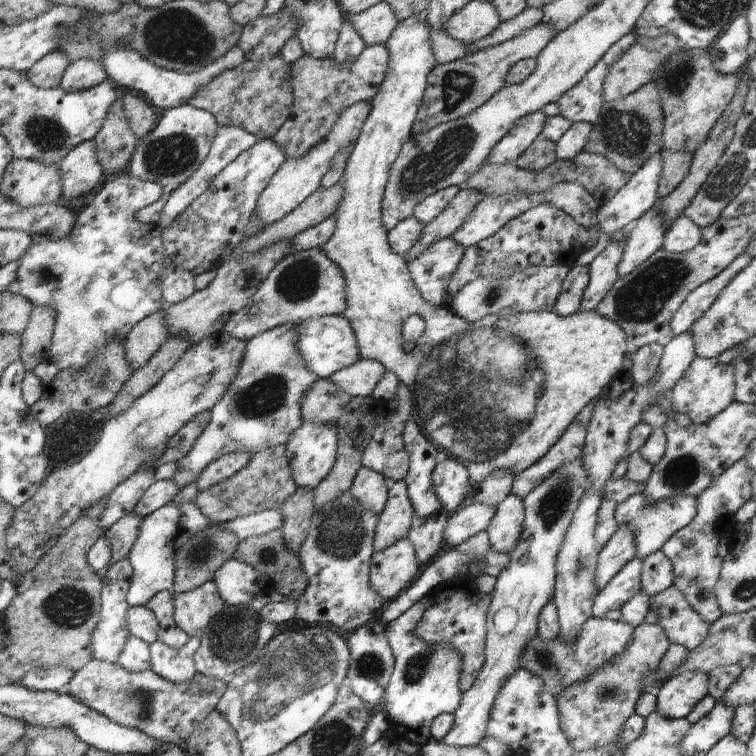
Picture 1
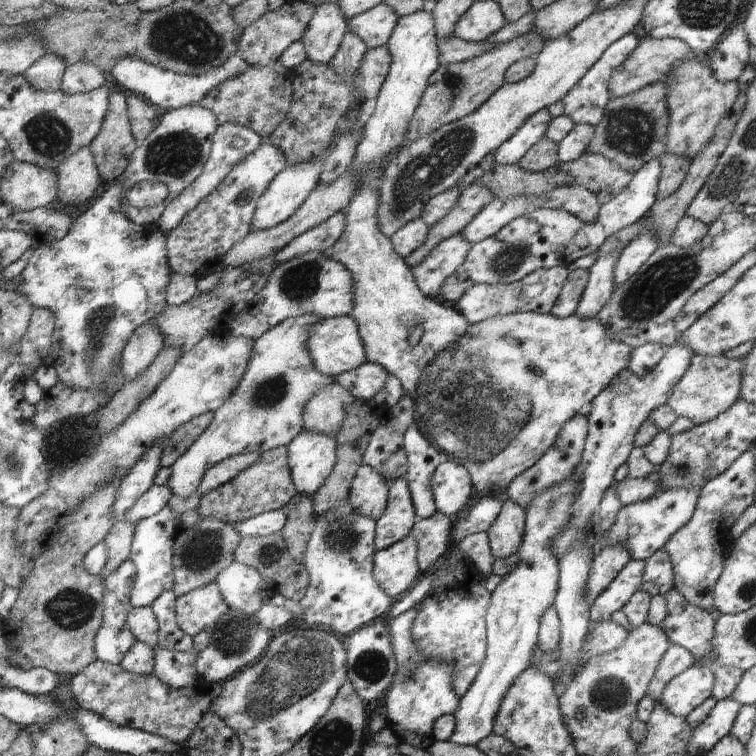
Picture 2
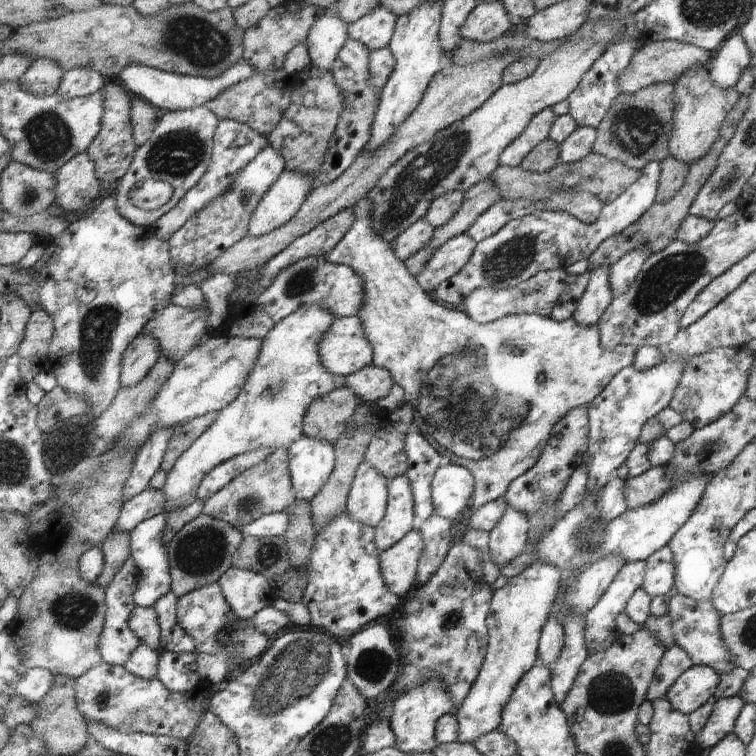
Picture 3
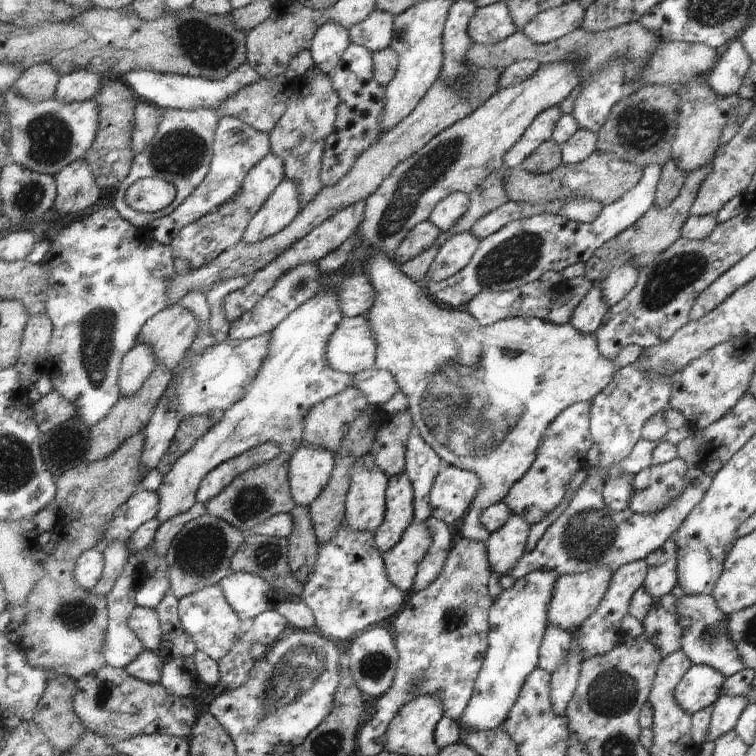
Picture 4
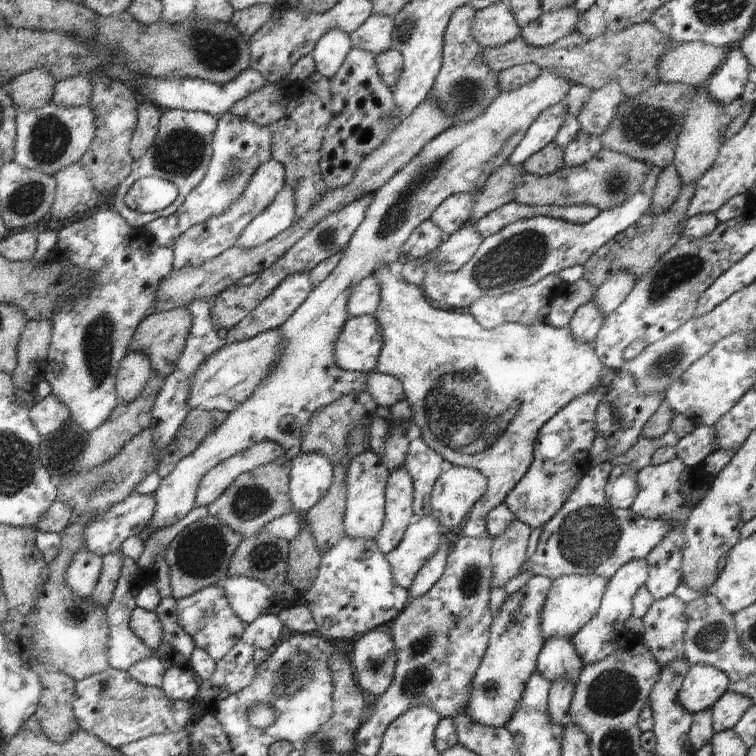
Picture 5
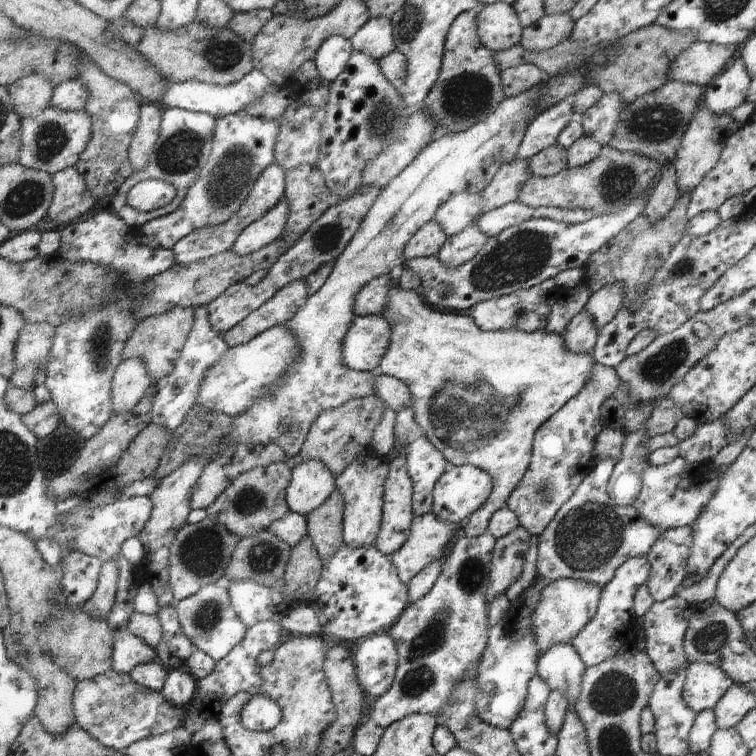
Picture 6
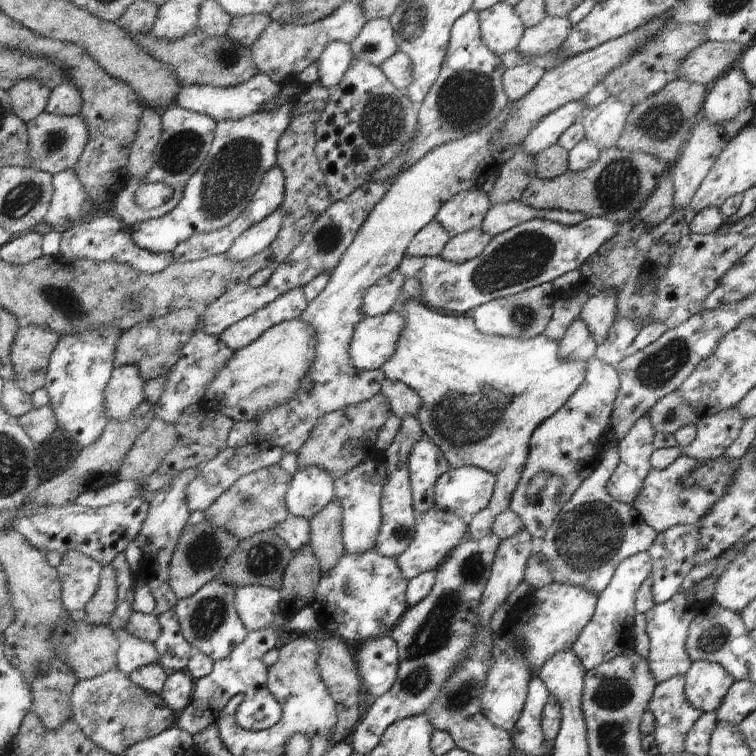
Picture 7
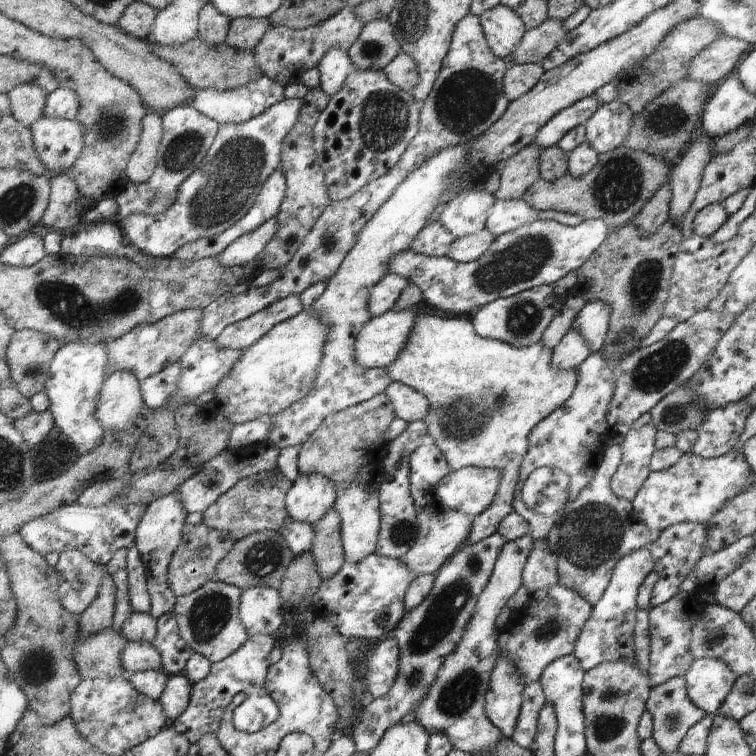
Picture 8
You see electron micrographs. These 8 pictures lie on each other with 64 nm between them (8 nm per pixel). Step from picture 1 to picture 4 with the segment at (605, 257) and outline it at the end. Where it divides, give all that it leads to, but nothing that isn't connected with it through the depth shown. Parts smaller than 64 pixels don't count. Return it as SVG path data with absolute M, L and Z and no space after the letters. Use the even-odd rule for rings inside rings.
M592 282L591 288L583 296L583 300L577 304L571 313L569 323L581 334L594 334L601 324L601 318L607 312L599 284L600 282Z

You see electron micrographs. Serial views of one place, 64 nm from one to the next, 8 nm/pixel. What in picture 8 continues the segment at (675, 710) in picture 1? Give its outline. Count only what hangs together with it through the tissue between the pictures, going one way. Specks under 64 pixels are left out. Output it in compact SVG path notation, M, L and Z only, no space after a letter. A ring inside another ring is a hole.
M705 657L692 659L682 677L691 704L706 714L715 715L721 702L731 690L737 674L731 672L727 664L723 664L721 660Z

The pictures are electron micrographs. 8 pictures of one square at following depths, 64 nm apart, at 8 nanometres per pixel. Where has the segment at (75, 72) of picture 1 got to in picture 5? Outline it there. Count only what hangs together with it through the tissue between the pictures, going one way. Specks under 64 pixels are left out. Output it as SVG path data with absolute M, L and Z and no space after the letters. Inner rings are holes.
M85 75L65 78L54 84L50 102L63 108L85 106L89 102L91 88L91 82Z

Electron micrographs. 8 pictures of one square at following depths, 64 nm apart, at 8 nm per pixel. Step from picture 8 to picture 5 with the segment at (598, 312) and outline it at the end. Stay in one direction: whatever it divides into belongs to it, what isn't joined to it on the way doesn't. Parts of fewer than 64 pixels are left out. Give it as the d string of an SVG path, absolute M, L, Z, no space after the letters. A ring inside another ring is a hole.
M619 272L595 289L590 299L597 312L601 314L601 318L609 316L617 305L625 300L634 283L633 276L629 272Z

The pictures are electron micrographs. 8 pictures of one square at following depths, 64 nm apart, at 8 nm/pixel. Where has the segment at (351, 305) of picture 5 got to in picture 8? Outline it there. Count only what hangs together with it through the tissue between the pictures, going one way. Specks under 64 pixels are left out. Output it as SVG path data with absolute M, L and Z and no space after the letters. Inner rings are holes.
M385 273L377 284L369 287L367 294L367 312L369 316L376 317L384 312L391 311L397 298L409 282L396 274Z

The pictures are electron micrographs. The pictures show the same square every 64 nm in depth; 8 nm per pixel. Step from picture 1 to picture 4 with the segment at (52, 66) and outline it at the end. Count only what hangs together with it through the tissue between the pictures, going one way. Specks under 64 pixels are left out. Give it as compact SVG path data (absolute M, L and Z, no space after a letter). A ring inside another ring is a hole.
M36 64L22 71L10 89L29 102L43 102L53 98L59 77L49 64Z

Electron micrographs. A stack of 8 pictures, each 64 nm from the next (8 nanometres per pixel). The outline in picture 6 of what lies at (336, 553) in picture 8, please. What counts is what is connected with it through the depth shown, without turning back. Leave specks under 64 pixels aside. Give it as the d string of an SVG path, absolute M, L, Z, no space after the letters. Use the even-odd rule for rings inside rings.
M335 488L321 506L314 508L307 516L304 516L307 537L313 543L321 566L325 566L327 560L341 546L343 507L341 493Z

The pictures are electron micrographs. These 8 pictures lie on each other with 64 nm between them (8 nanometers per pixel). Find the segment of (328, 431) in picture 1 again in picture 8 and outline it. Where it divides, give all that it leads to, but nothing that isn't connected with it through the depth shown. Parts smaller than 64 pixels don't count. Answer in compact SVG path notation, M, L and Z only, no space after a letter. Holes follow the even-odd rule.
M321 474L297 476L284 498L284 507L289 519L312 525L317 522L335 500L334 484Z

